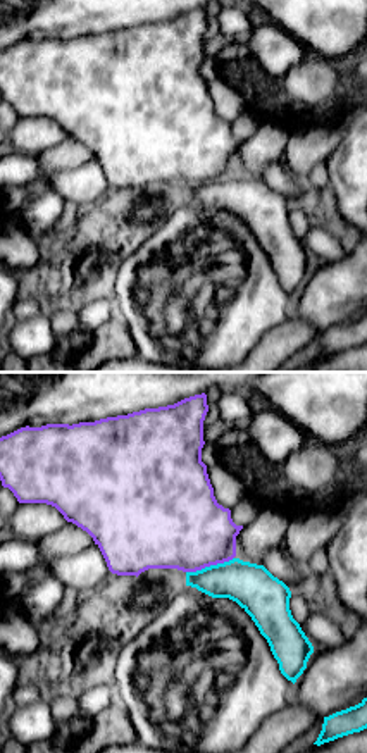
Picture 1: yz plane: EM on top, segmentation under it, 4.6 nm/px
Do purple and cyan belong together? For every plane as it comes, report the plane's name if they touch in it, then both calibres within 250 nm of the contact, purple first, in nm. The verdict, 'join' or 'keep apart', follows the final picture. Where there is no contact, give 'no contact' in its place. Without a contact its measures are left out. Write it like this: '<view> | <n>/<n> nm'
yz | 420/220 nm

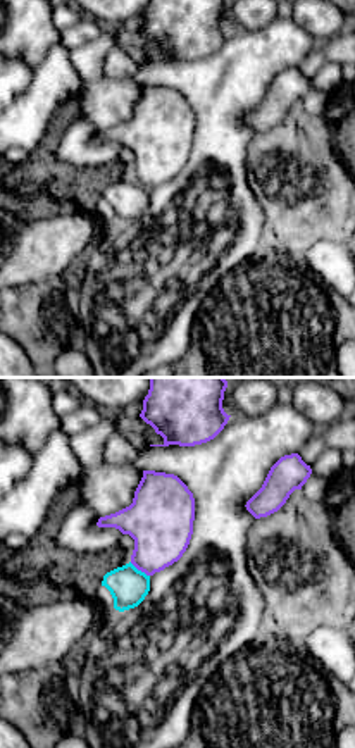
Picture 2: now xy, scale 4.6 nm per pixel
xy | 300/180 nm

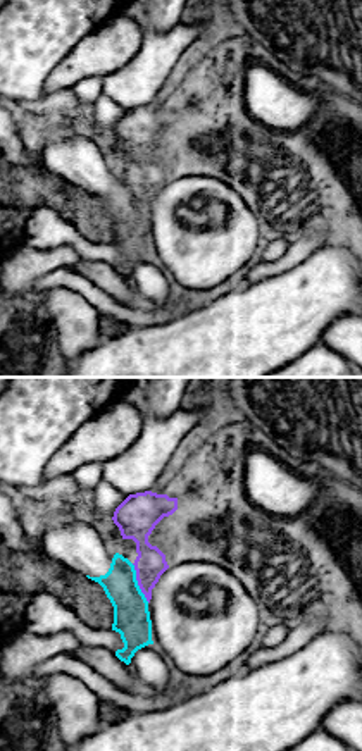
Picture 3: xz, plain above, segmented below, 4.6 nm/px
xz | 150/180 nm

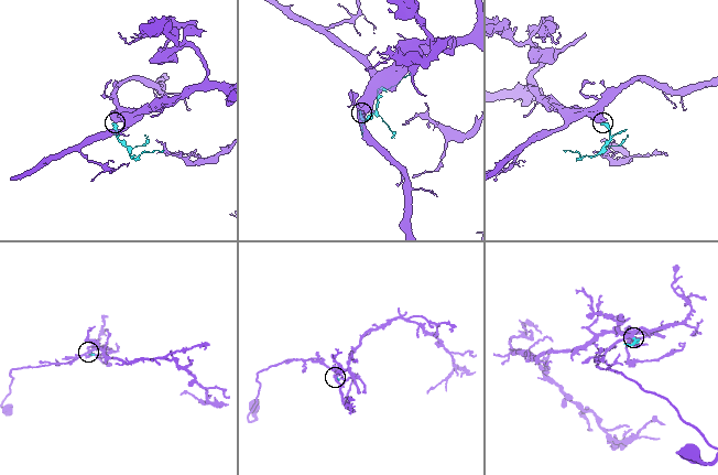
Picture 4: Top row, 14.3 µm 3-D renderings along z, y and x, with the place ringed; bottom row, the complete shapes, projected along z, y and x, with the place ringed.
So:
keep apart

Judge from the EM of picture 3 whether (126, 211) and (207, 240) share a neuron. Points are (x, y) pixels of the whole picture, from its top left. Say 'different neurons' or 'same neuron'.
different neurons

